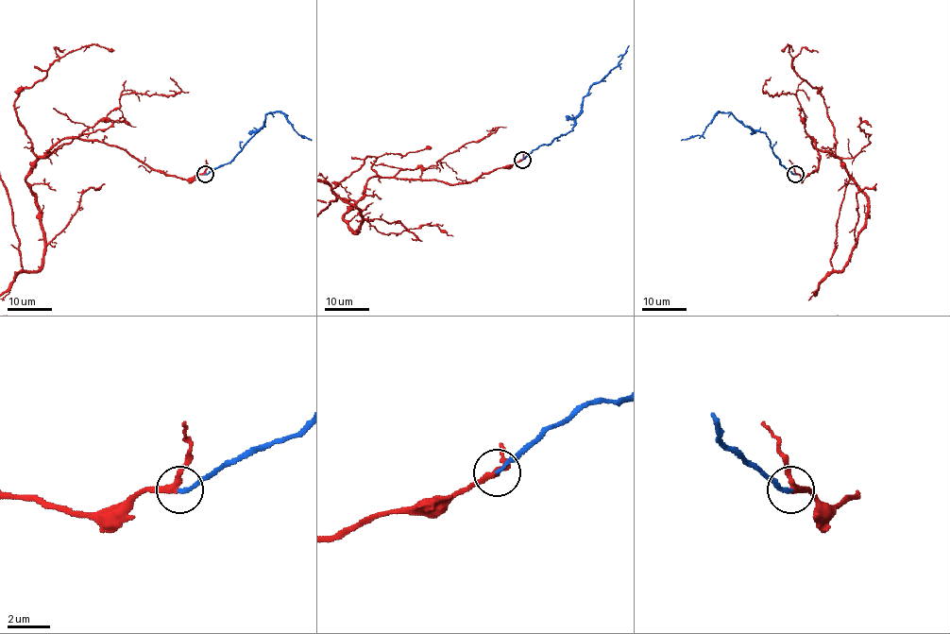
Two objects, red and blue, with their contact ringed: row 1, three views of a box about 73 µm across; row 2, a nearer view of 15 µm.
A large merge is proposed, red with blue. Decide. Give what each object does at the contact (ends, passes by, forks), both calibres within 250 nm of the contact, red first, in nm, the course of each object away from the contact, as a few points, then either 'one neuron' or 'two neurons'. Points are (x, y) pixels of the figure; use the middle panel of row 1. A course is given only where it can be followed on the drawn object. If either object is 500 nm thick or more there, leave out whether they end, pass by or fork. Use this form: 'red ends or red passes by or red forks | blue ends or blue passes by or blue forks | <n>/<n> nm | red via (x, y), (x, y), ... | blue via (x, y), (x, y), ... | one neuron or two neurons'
red passes by | blue ends | 240/180 nm | red via (521, 160), (468, 181), (372, 177), (343, 216), (357, 231), (338, 195) | blue via (522, 160), (534, 149), (572, 129), (582, 101), (590, 88), (616, 66), (629, 45) | one neuron

